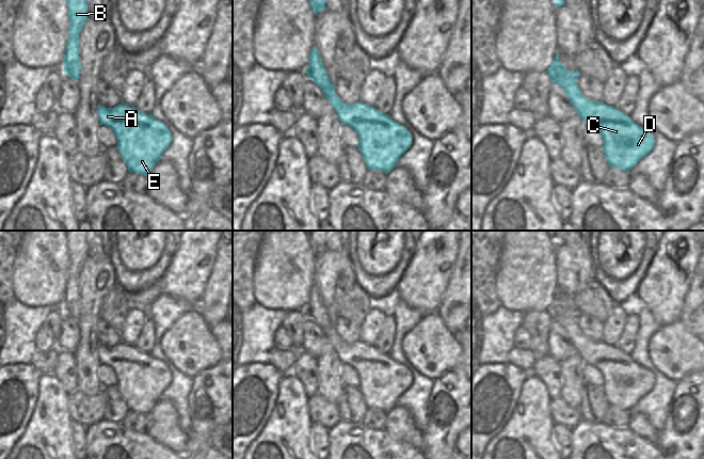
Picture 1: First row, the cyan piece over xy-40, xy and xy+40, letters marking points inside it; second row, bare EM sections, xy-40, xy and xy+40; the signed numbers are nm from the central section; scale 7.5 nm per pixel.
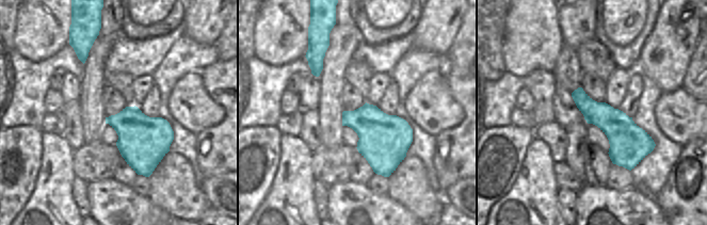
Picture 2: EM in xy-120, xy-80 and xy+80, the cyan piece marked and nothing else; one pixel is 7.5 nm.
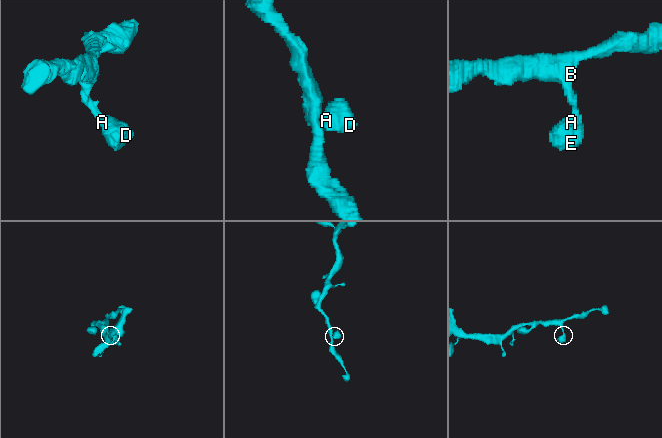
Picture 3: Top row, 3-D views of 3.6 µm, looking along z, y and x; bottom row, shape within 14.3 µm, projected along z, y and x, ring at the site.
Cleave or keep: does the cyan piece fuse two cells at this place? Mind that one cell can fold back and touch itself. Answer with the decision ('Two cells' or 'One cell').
One cell

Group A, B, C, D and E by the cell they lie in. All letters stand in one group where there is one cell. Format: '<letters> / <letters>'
A B C D E

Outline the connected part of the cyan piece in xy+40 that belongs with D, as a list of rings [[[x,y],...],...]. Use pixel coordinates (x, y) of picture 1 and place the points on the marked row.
[[[559,52],[546,73],[566,94],[580,118],[603,137],[604,156],[611,168],[629,172],[655,145],[653,134],[637,125],[614,106],[588,99],[576,81],[580,73],[569,72],[559,60]]]

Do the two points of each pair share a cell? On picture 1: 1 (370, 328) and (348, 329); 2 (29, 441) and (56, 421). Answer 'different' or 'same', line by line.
1: different
2: same

